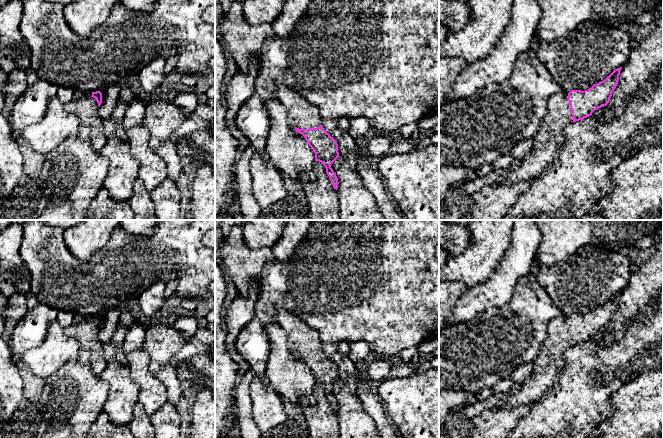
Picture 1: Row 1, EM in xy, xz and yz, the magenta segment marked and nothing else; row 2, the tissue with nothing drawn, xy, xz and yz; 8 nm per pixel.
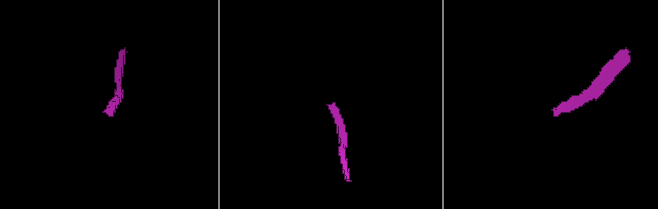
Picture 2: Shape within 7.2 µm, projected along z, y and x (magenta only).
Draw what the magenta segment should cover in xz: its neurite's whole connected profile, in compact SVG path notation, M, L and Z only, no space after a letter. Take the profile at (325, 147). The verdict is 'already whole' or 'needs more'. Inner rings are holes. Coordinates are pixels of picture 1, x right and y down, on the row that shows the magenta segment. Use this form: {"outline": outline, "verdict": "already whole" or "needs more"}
{"outline": "M277 84L276 97L287 110L289 124L304 136L315 153L315 161L325 166L331 184L337 190L338 178L331 164L340 157L338 144L323 128L319 108L283 84Z", "verdict": "needs more"}

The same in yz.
{"outline": "M622 67L615 69L606 79L593 85L588 90L571 90L569 93L562 90L551 96L548 101L547 114L533 136L534 141L532 148L521 159L520 165L512 170L501 183L512 185L538 176L543 169L559 155L565 142L564 134L567 127L576 121L591 116L596 109L604 107L609 103L612 92L619 81L621 69Z", "verdict": "needs more"}

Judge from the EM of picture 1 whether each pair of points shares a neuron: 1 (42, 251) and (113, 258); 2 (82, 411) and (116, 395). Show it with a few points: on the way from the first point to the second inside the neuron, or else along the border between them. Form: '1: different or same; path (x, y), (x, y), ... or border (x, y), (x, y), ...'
1: same; path (60, 267), (95, 267)
2: different; border (100, 377), (108, 385), (108, 396), (102, 410)

